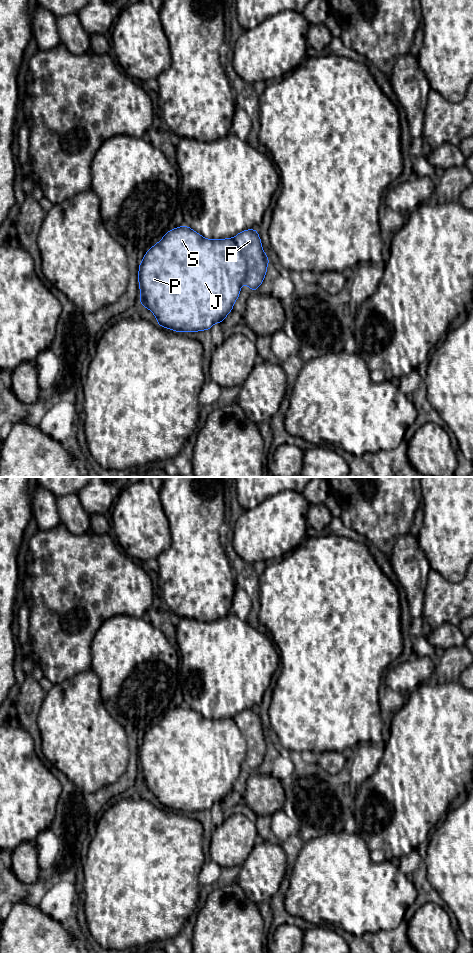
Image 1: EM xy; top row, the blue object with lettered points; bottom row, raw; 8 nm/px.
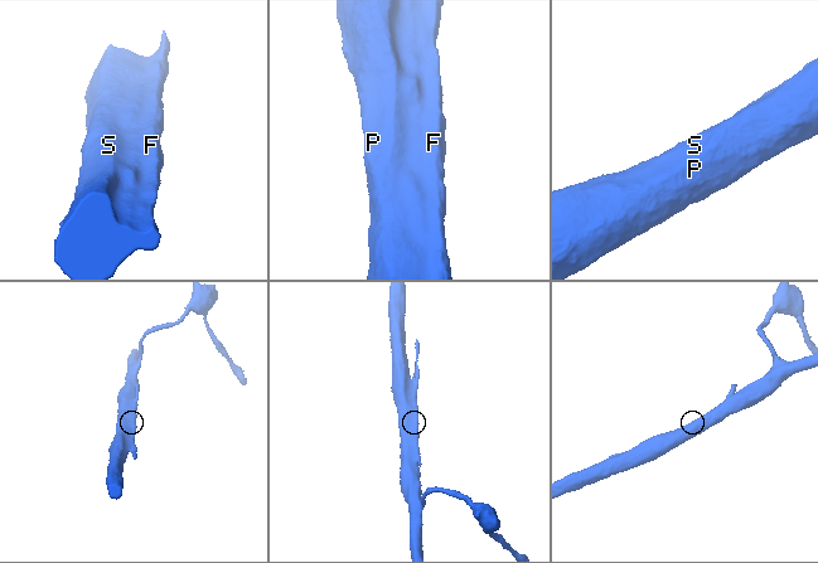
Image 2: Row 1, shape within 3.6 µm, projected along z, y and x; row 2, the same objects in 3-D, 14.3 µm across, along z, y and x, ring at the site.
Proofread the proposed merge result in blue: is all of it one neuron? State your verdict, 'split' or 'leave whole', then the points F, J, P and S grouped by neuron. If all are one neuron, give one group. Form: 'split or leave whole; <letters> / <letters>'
split; F / J P S

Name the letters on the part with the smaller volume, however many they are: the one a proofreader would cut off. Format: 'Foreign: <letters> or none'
Foreign: F

